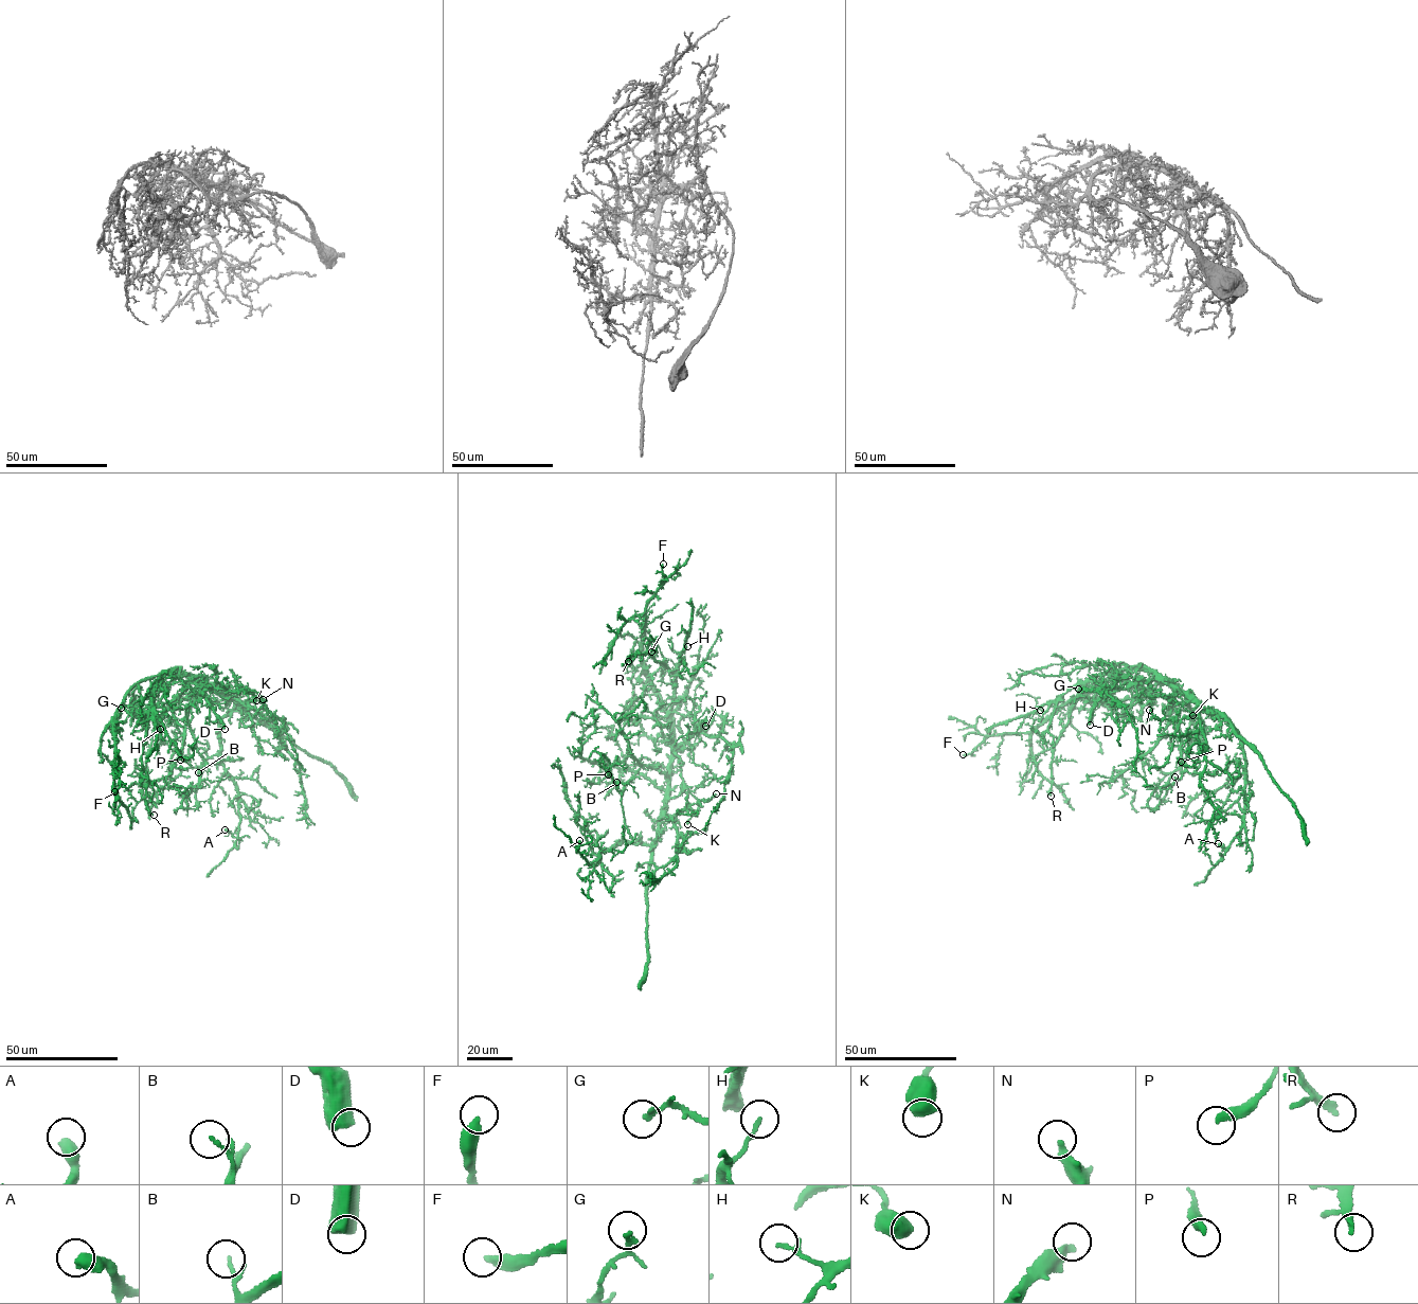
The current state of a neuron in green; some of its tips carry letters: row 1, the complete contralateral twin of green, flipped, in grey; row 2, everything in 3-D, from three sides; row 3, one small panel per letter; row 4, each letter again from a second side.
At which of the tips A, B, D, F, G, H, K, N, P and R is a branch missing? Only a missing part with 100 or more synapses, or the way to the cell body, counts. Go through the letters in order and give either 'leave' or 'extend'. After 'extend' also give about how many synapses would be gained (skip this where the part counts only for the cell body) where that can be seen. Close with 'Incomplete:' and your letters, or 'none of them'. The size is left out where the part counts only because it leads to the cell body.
A: leave
B: leave
D: extend; 600 synapses
F: leave
G: leave
H: leave
K: leave
N: leave
P: leave
R: leave
Incomplete: D

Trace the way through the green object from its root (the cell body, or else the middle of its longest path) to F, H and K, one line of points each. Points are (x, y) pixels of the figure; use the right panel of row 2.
F: (1169, 685), (1152, 672), (1122, 668), (1031, 730), (992, 734), (963, 754)
H: (1169, 685), (1151, 671), (1120, 668), (1081, 681), (1055, 700), (1045, 711), (1040, 710)
K: (1169, 685), (1185, 692), (1189, 700), (1186, 703), (1171, 695), (1169, 701), (1176, 700), (1192, 715)

